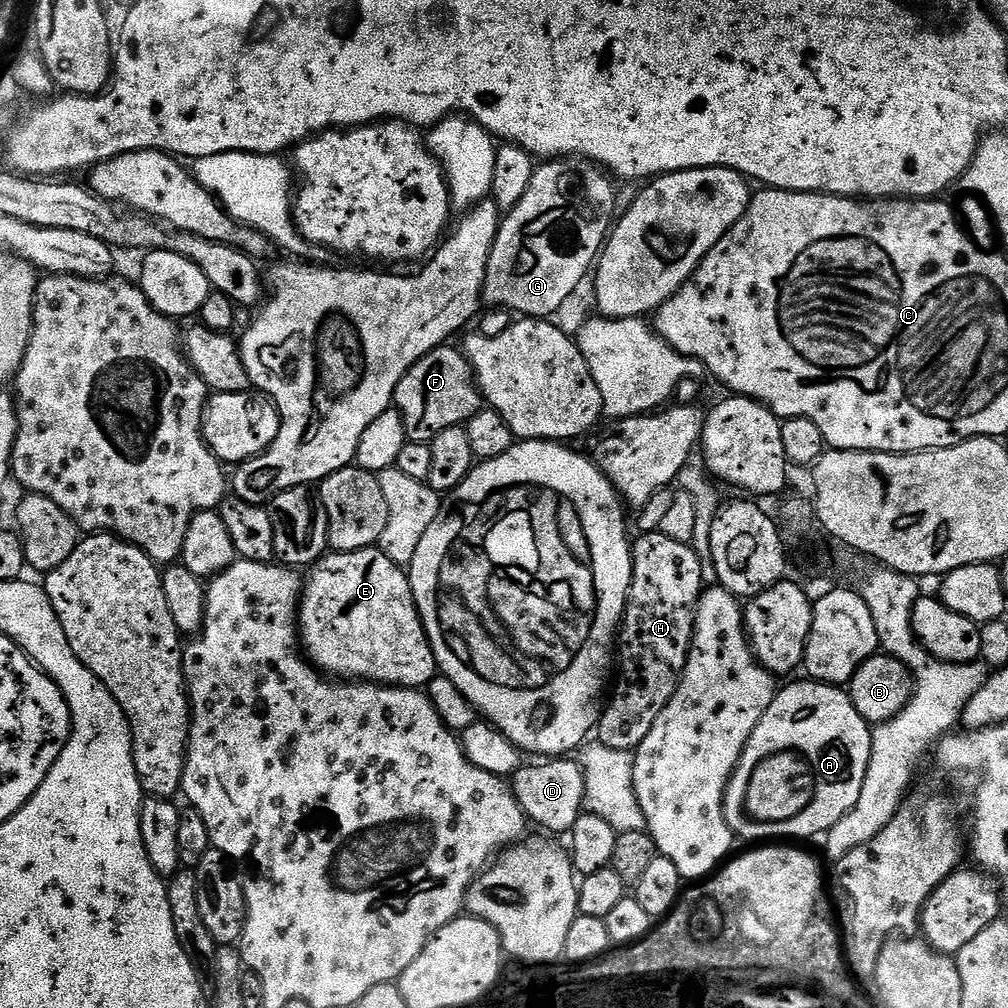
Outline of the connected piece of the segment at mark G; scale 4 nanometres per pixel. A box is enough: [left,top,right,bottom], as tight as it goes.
[483,158,616,318]

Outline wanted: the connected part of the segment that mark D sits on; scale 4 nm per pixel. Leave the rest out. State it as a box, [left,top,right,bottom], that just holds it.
[510,758,586,834]

